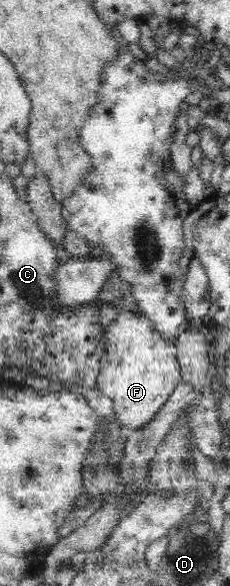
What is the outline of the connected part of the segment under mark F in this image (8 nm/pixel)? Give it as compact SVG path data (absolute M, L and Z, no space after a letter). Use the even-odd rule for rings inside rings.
M131 303L132 309L118 311L115 322L104 332L103 356L96 388L114 403L114 414L126 433L146 426L182 382L175 338L161 334L155 323Z

